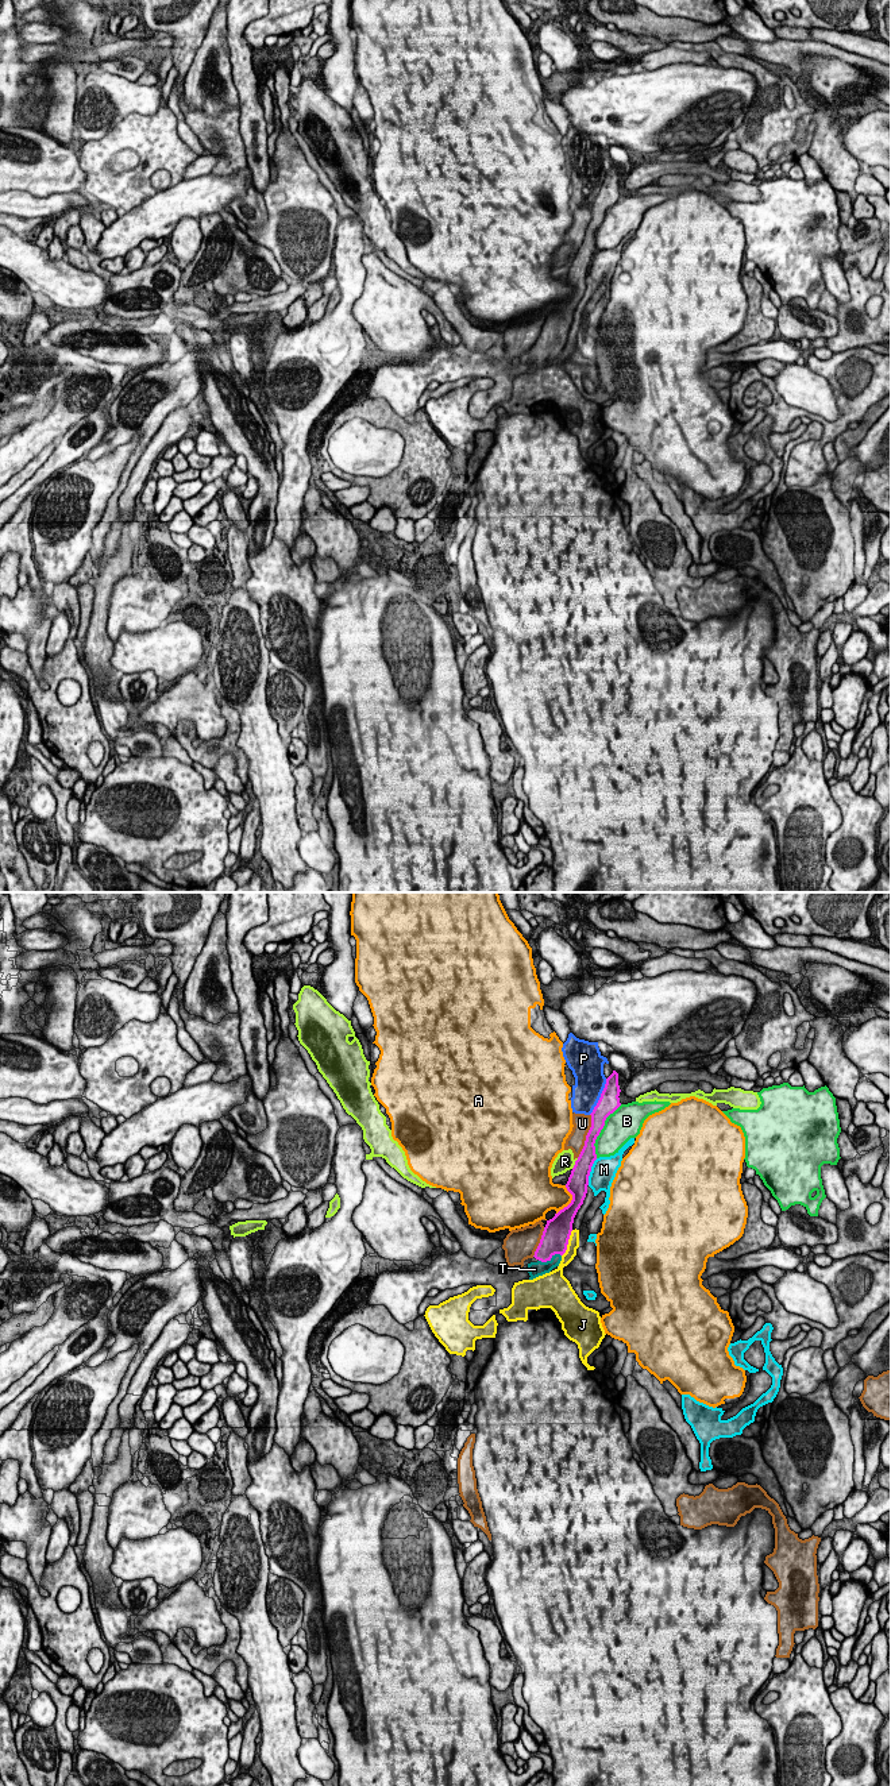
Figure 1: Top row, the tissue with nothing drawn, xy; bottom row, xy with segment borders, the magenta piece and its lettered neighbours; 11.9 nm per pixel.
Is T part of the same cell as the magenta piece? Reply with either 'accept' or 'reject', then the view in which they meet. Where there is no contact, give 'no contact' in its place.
accept; contact in xy

